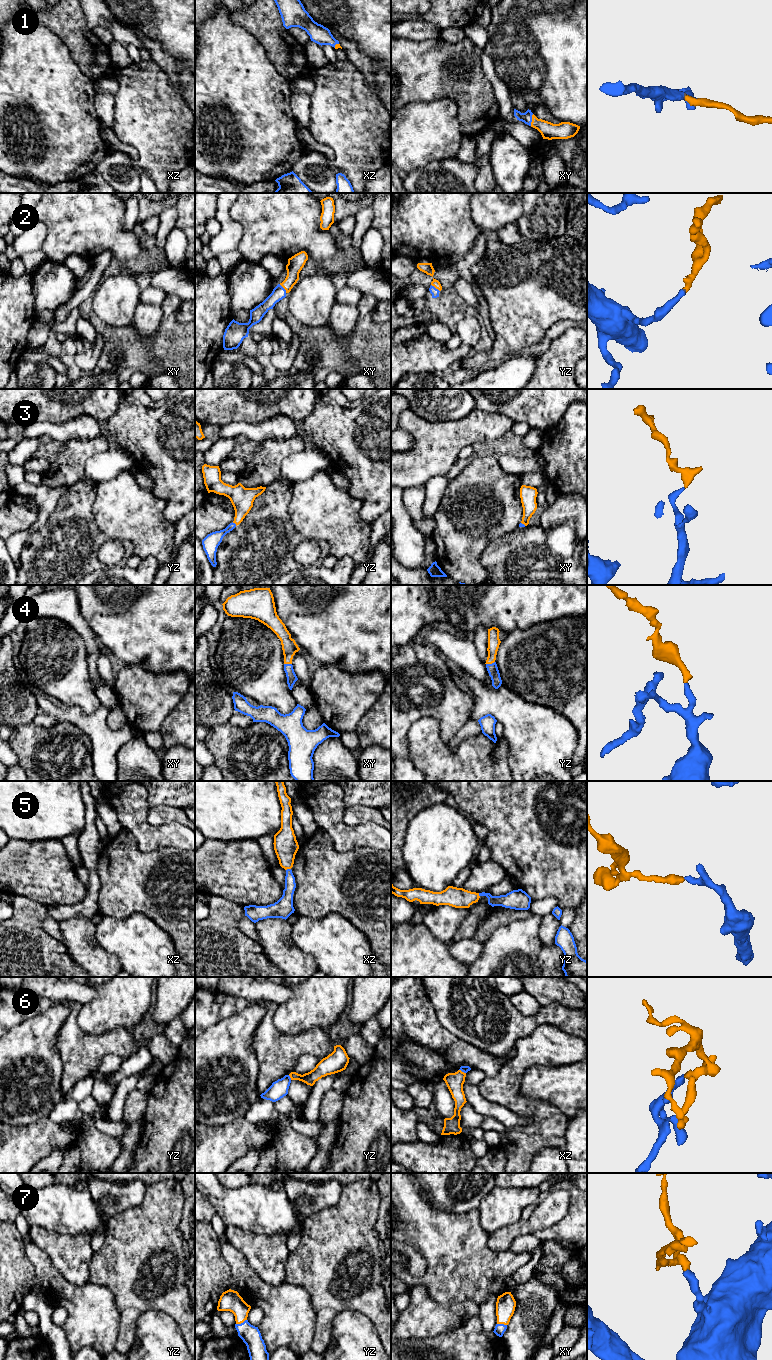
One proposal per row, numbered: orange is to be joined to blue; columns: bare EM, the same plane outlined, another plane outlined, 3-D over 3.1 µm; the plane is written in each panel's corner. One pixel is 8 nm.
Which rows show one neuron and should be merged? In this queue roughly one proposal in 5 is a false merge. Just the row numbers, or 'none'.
1, 2, 3, 4, 5, 7

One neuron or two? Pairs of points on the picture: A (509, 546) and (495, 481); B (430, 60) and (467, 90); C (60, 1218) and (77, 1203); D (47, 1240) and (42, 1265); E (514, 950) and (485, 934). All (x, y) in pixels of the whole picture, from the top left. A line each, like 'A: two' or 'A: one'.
A: two
B: one
C: one
D: two
E: two

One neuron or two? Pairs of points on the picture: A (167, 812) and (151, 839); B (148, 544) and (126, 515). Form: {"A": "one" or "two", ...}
{"A": "two", "B": "one"}

